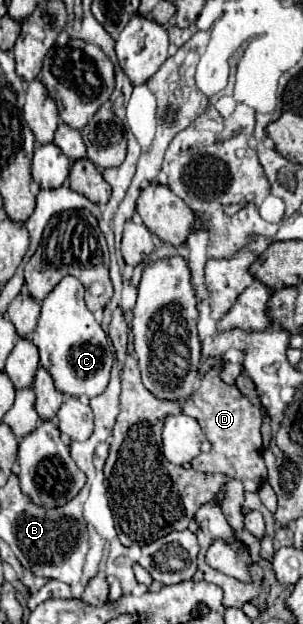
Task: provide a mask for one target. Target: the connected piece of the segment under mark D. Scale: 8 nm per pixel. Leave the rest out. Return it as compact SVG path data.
M213 365L203 377L199 391L193 393L185 405L183 413L195 417L203 429L203 435L211 441L209 453L199 453L191 467L197 471L213 471L213 473L227 473L239 479L245 485L245 491L257 491L261 483L267 479L267 467L261 455L261 423L263 411L261 407L253 405L235 385L227 385L221 379L221 367Z

